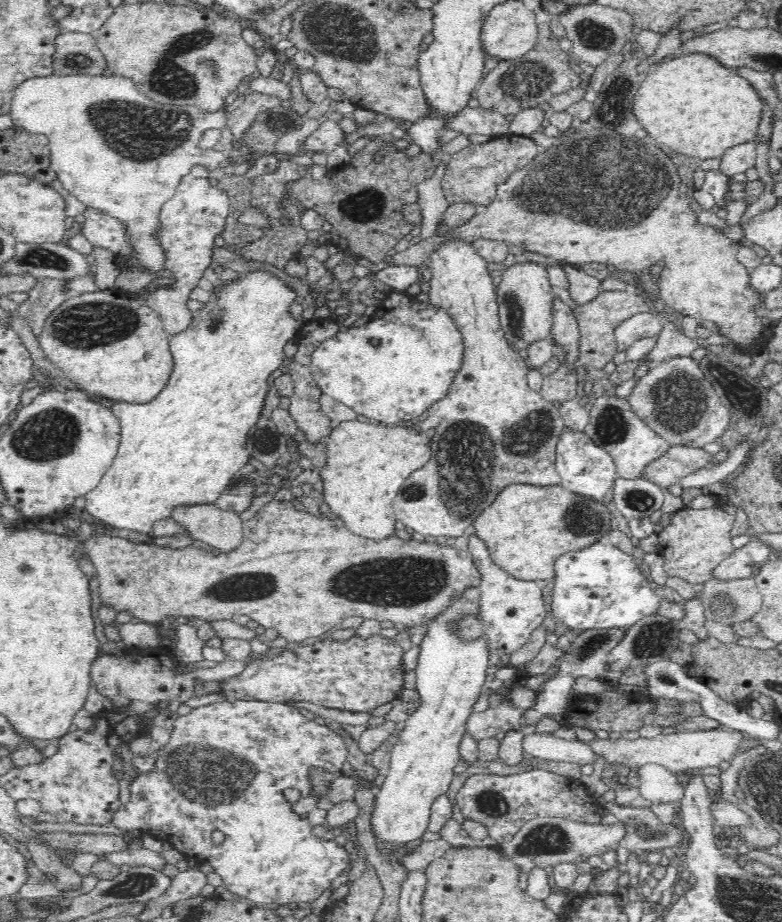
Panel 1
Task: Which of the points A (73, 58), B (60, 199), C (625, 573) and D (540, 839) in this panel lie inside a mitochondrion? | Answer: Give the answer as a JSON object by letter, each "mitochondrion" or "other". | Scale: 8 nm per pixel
{"A":"mitochondrion","B":"other","C":"other","D":"mitochondrion"}

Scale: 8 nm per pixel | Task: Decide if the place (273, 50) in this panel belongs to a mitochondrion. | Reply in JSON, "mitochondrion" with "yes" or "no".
{"mitochondrion":"no"}

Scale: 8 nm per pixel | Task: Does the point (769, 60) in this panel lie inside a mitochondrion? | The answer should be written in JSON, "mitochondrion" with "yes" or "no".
{"mitochondrion":"yes"}

